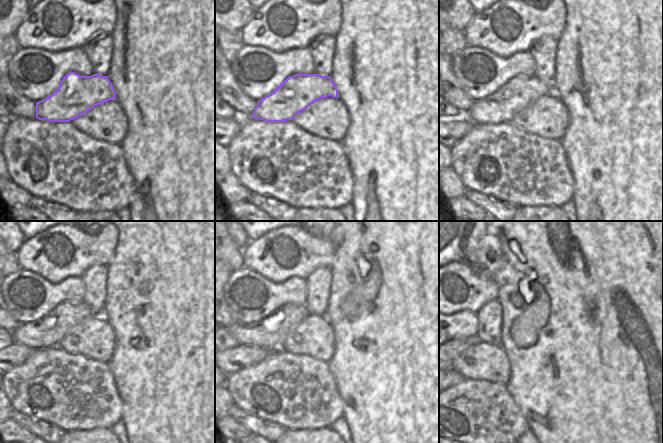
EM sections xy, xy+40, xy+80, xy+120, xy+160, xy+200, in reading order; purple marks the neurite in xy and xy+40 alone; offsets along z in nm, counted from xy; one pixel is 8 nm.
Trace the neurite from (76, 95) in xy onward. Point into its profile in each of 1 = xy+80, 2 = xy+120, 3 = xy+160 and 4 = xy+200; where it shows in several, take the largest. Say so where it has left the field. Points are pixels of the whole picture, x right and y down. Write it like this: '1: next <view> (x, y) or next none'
1: next xy+80 (519, 92)
2: next xy+120 (48, 331)
3: next xy+160 (269, 333)
4: next xy+200 (482, 333)

